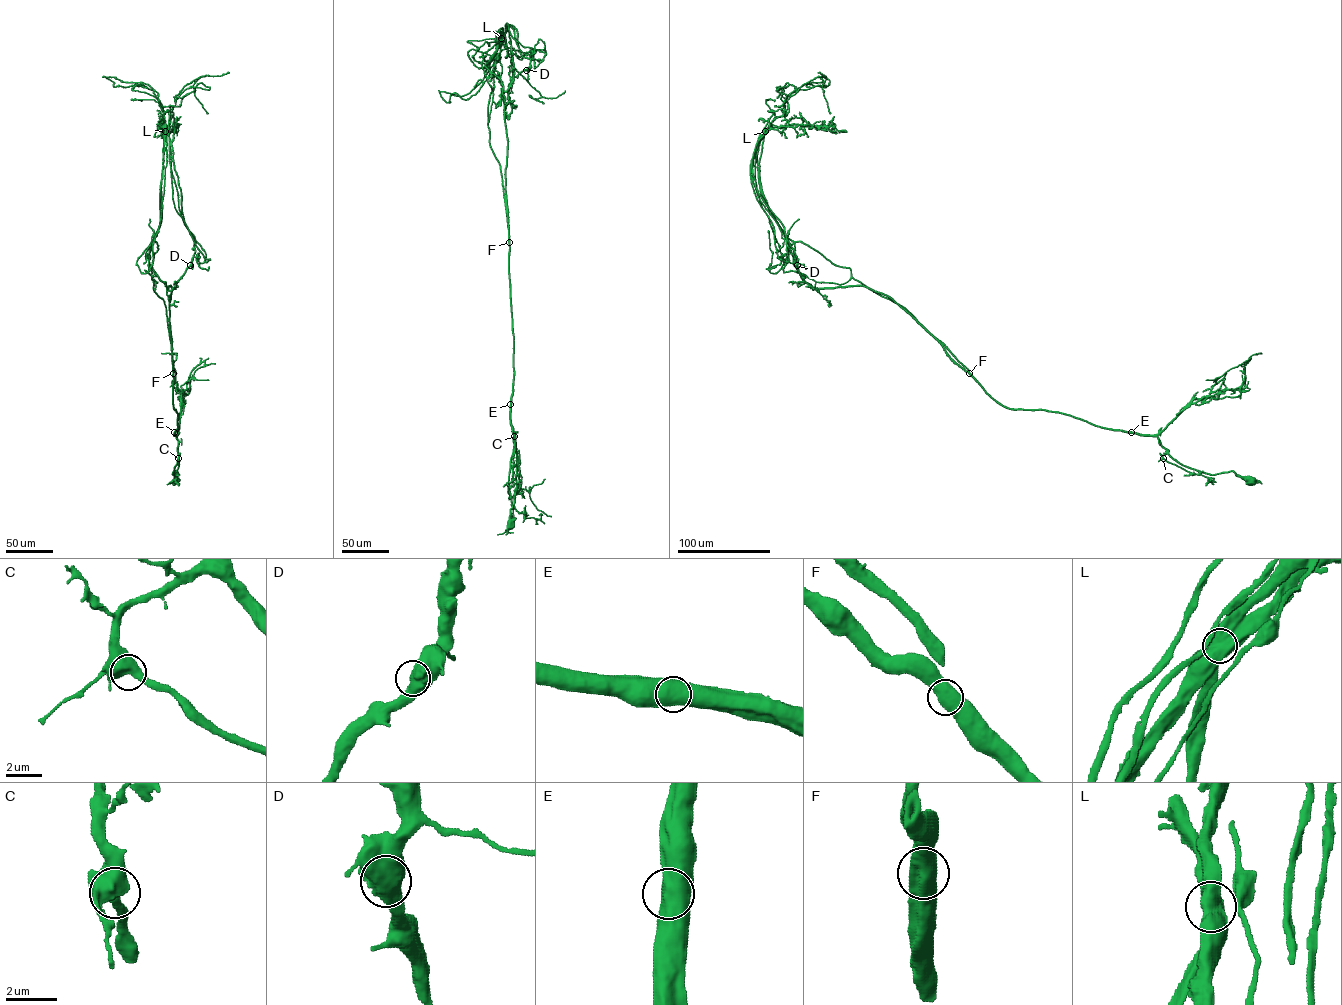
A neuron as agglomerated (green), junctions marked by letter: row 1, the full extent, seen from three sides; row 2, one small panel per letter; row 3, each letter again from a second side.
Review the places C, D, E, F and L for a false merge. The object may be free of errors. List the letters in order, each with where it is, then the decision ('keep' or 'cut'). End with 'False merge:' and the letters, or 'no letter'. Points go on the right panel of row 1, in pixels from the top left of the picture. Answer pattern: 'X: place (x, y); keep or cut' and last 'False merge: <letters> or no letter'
C: place (1163, 458); keep
D: place (797, 265); keep
E: place (1131, 432); keep
F: place (969, 373); keep
L: place (765, 131); cut
False merge: L

